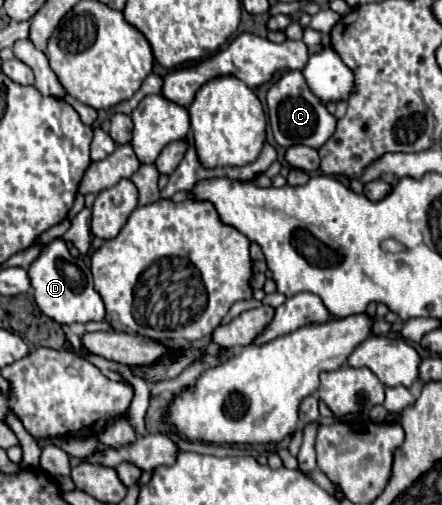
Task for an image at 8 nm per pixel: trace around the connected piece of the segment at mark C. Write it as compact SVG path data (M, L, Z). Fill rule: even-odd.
M299 70L285 72L279 82L275 82L267 92L269 106L269 122L275 136L275 142L283 148L303 144L319 150L335 132L335 116L327 112L327 108L317 100L317 96L307 88Z

